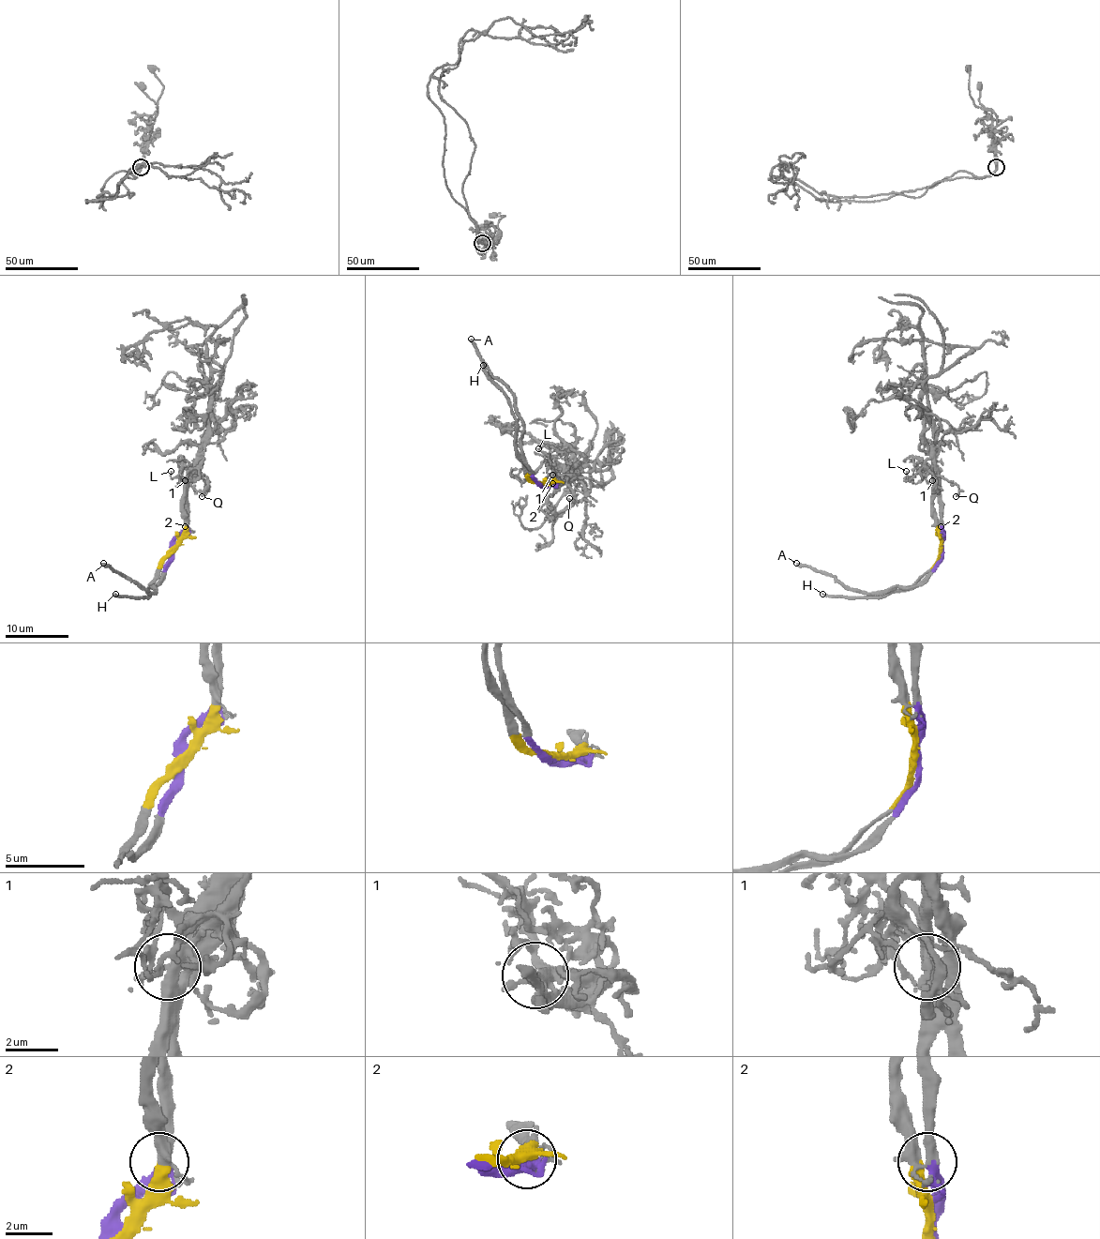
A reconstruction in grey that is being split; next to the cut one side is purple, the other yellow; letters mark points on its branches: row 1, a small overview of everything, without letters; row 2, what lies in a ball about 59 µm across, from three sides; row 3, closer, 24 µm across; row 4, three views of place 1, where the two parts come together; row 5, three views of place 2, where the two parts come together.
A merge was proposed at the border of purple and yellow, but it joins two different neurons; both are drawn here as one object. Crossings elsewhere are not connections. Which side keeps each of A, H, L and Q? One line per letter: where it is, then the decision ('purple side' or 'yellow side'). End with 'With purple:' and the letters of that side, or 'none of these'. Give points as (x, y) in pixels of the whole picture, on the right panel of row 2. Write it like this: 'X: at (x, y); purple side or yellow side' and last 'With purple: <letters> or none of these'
A: at (796, 563); purple side
H: at (822, 594); yellow side
L: at (906, 471); yellow side
Q: at (956, 496); purple side
With purple: A, Q

